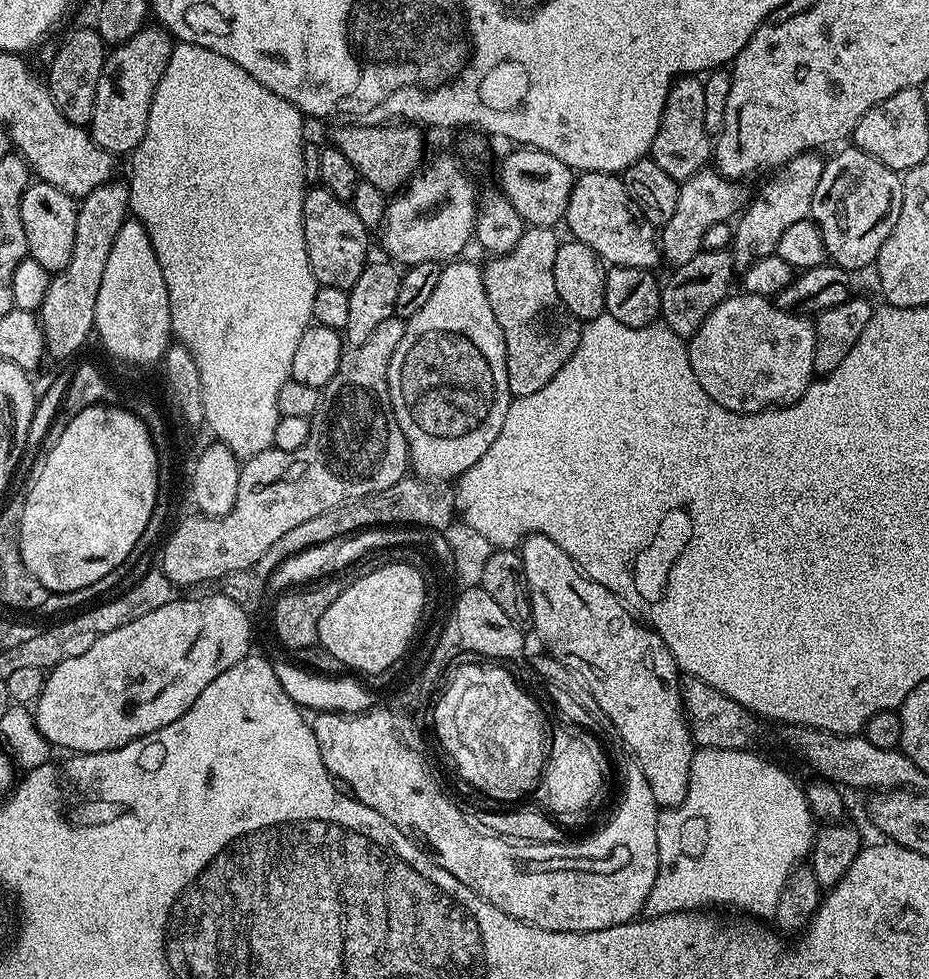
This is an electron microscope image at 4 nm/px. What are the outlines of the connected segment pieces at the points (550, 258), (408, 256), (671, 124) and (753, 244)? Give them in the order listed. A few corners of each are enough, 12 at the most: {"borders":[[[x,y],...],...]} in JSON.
{"borders":[[[525,227],[482,268],[513,397],[578,350],[554,286],[556,228]],[[431,157],[389,199],[378,232],[400,266],[470,244],[478,188]],[[680,76],[650,159],[677,182],[709,163],[706,90]],[[802,152],[739,213],[737,269],[773,255],[811,217],[825,157]]]}

